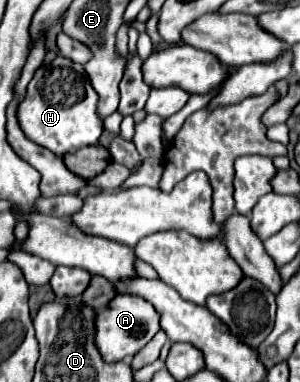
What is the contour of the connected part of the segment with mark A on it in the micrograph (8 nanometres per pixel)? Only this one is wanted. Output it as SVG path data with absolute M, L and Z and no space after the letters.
M119 293L103 311L97 313L97 347L103 355L103 359L107 363L111 361L121 361L127 355L133 357L135 353L139 353L153 337L155 333L161 329L159 325L159 313L155 311L155 307L145 301L139 295L129 295L129 293Z

